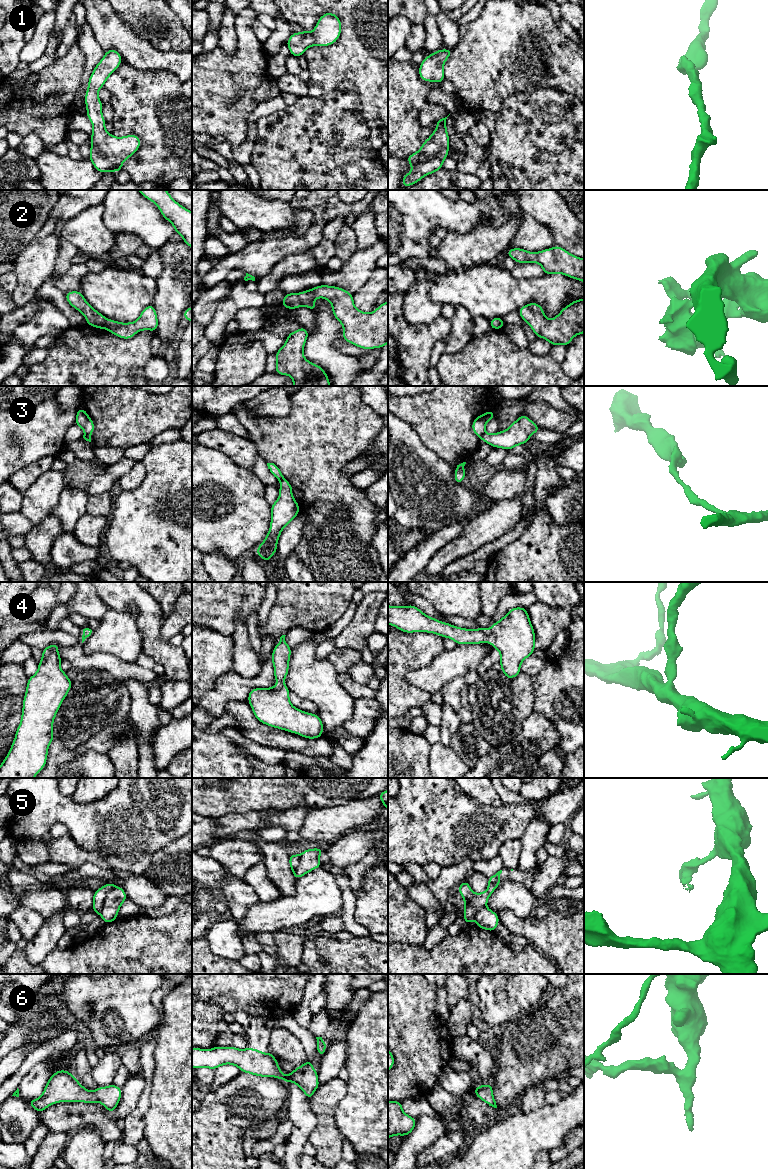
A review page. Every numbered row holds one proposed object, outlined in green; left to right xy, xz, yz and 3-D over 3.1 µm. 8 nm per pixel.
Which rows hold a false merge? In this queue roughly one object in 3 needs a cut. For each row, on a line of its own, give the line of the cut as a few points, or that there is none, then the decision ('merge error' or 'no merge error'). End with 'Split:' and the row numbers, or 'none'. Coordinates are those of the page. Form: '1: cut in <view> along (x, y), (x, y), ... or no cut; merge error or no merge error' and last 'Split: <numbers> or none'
1: no cut; no merge error
2: no cut; no merge error
3: cut in yz along (484, 432), (480, 437); merge error
4: no cut; no merge error
5: cut in xy along (115, 886), (106, 895), (100, 915); merge error
6: no cut; no merge error
Split: 3, 5

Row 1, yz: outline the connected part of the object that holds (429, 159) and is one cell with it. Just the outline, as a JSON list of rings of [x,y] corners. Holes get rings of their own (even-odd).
[[[447,117],[435,121],[434,123],[438,126],[430,137],[423,141],[417,152],[405,158],[410,163],[412,171],[402,177],[403,187],[407,188],[416,184],[426,175],[435,173],[443,167],[448,157],[450,144],[446,126]]]

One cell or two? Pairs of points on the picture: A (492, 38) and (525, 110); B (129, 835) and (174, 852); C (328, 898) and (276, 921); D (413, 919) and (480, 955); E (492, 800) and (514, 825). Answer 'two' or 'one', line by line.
A: two
B: two
C: one
D: two
E: two

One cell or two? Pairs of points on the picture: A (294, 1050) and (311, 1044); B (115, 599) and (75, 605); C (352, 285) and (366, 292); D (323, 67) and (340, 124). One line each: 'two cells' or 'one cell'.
A: two cells
B: two cells
C: two cells
D: two cells

